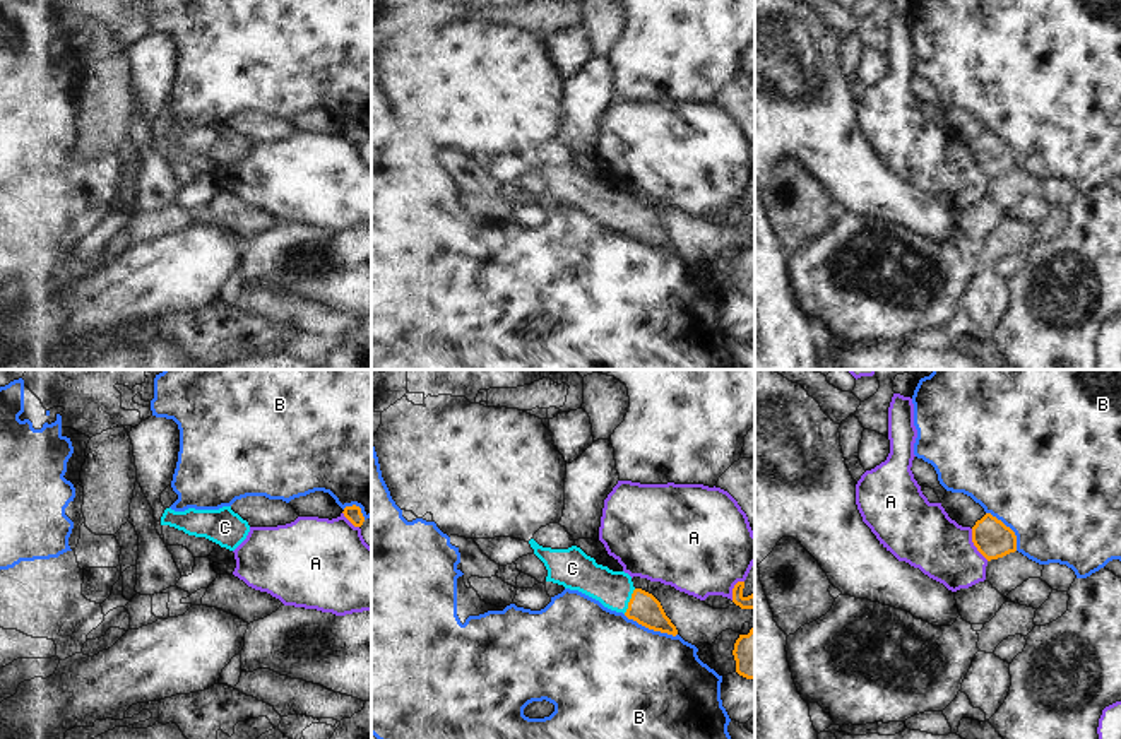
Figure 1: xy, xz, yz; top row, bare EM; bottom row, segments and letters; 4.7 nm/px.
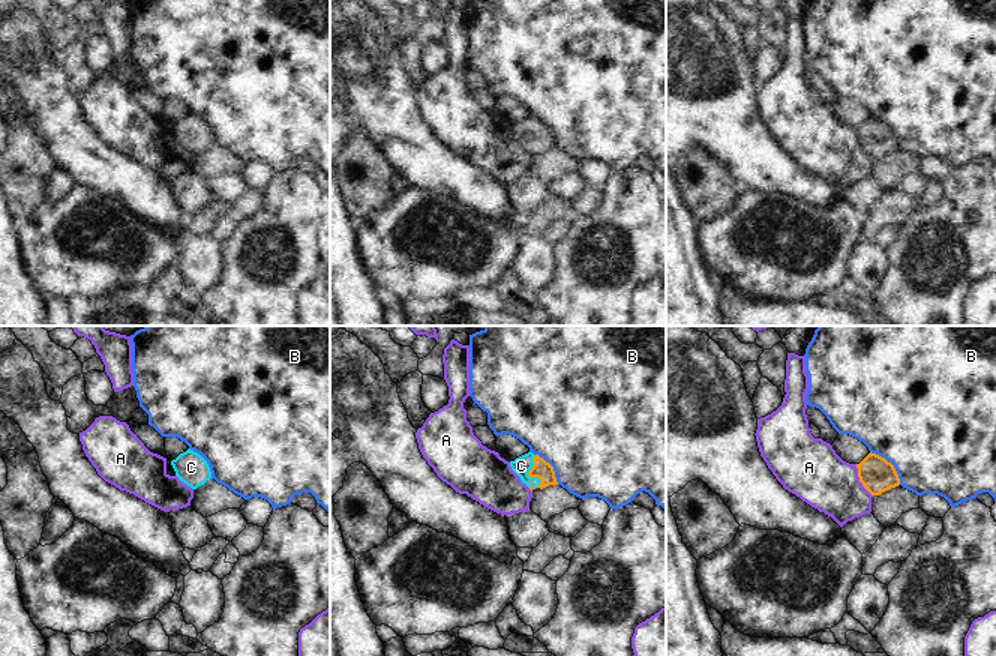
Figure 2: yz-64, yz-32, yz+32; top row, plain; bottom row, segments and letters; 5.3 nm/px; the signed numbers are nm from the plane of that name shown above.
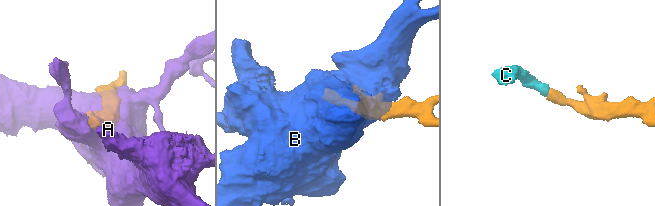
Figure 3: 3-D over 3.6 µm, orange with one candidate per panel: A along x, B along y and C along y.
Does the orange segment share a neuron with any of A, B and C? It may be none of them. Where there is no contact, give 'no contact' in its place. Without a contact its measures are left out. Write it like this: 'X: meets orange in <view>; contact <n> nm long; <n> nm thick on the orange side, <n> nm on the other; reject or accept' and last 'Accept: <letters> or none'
A: meets orange in yz; contact 170 nm long; 180 nm thick on the orange side, 300 nm on the other; reject
B: meets orange in xz; contact 280 nm long; 150 nm thick on the orange side, 500 nm on the other; reject
C: meets orange in xz; contact 130 nm long; 150 nm thick on the orange side, 180 nm on the other; accept
Accept: C

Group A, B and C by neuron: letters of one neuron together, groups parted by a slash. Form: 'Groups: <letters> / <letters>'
Groups: A / B / C.

